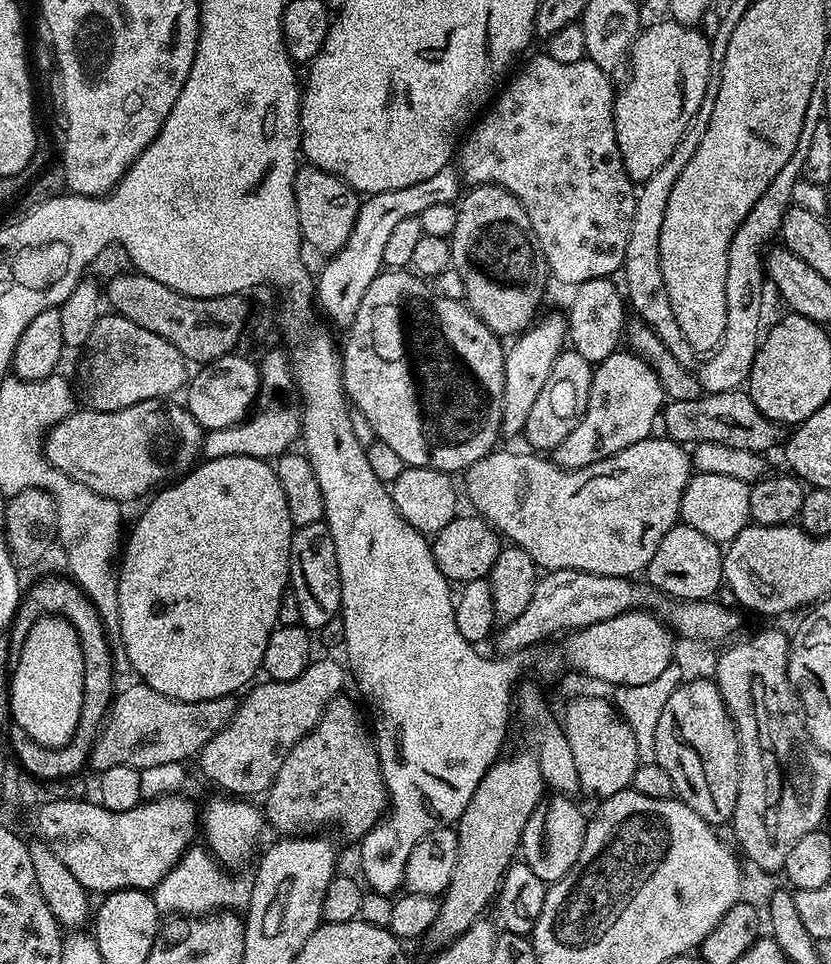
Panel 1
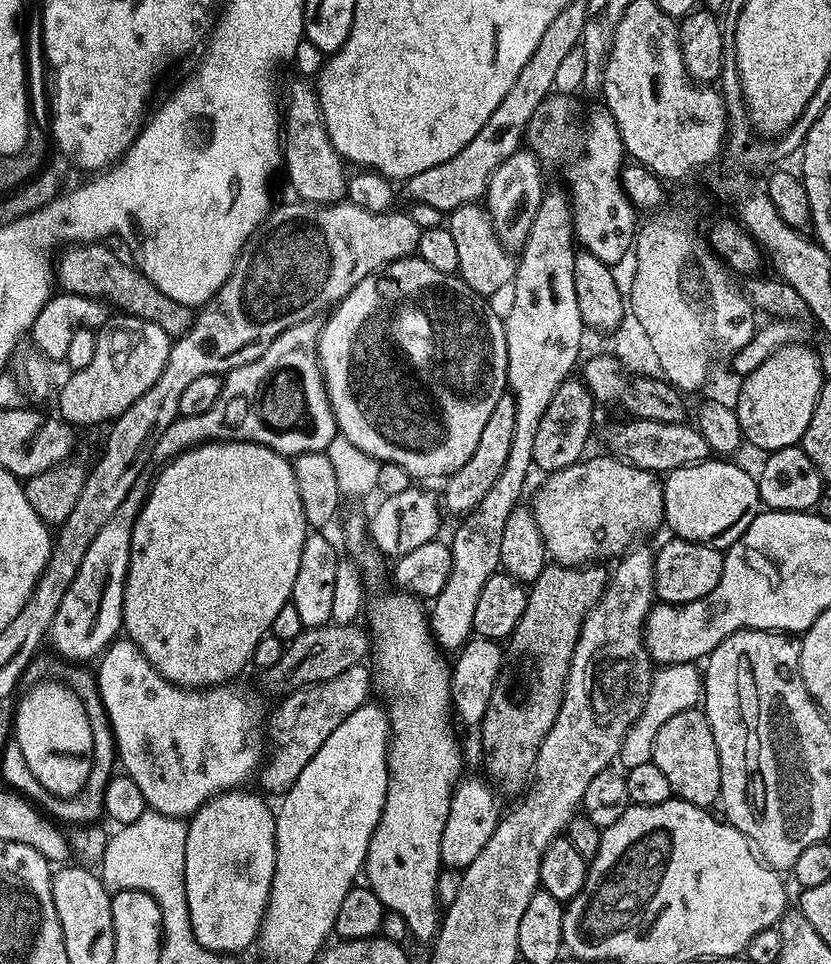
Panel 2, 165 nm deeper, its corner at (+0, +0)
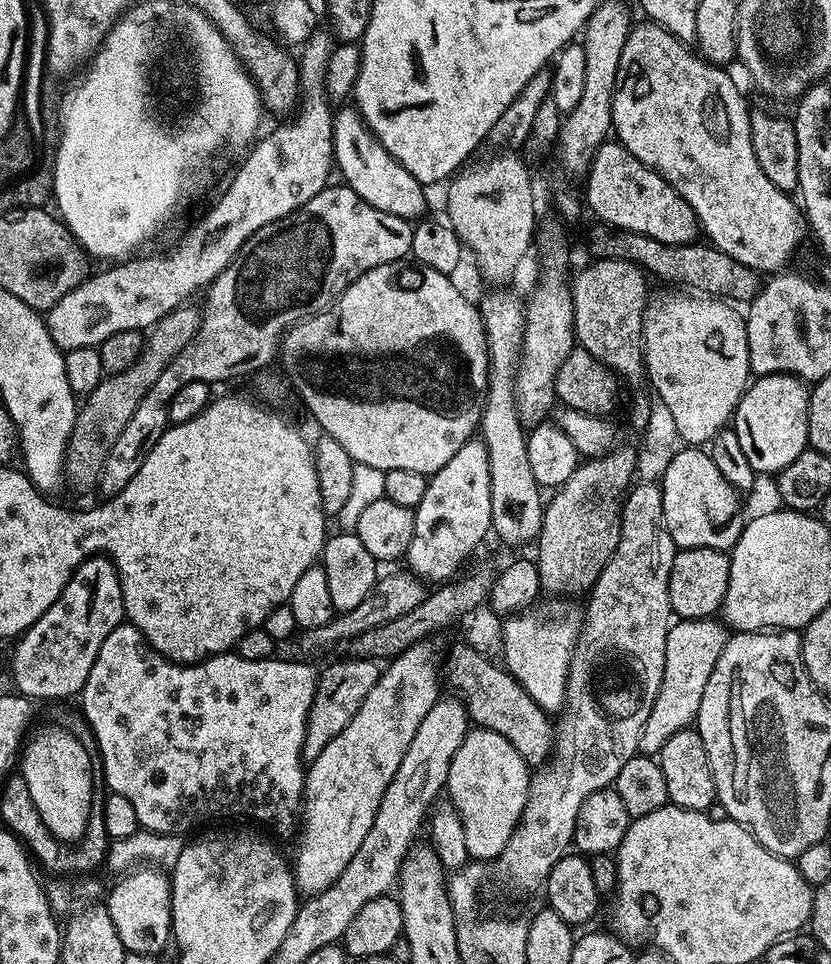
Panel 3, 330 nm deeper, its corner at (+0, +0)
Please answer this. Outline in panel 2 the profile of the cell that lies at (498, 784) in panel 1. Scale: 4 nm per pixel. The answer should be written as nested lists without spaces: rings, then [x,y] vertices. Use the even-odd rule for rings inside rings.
[[[552,562],[528,588],[526,610],[522,610],[518,626],[508,636],[503,649],[505,665],[494,682],[490,702],[478,725],[487,779],[500,780],[501,789],[519,793],[531,777],[538,750],[546,734],[550,734],[554,718],[558,718],[564,683],[584,619],[608,587],[609,575],[609,569],[596,562],[587,566]]]

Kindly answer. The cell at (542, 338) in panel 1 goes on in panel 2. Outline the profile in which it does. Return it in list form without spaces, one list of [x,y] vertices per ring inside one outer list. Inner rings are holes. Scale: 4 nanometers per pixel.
[[[511,394],[498,398],[486,427],[482,429],[482,438],[478,438],[478,446],[474,454],[466,461],[466,466],[458,470],[453,476],[443,481],[444,496],[442,492],[442,508],[445,513],[453,512],[456,518],[463,517],[471,508],[478,506],[482,498],[498,482],[498,474],[502,474],[502,466],[506,466],[506,457],[510,455],[510,446],[514,442],[514,410],[516,403]]]

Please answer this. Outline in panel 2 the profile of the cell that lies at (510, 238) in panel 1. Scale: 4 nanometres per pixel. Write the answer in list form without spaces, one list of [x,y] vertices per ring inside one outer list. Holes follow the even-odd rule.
[[[521,146],[498,170],[494,172],[488,183],[486,207],[500,241],[509,250],[519,250],[524,247],[526,234],[530,234],[530,226],[534,222],[534,214],[542,206],[542,198],[546,191],[542,161],[535,152]]]

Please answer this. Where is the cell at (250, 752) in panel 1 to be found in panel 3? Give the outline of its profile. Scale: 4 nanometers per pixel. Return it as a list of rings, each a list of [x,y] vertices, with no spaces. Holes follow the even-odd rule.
[[[351,658],[352,660],[336,660],[321,676],[316,680],[316,693],[312,699],[312,711],[308,713],[308,729],[304,739],[304,758],[305,761],[311,762],[330,746],[330,742],[358,714],[358,706],[374,690],[378,682],[382,668],[377,661],[366,660],[363,658]]]

